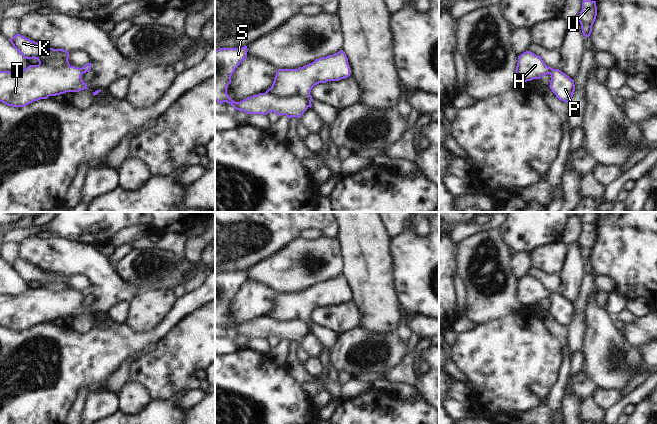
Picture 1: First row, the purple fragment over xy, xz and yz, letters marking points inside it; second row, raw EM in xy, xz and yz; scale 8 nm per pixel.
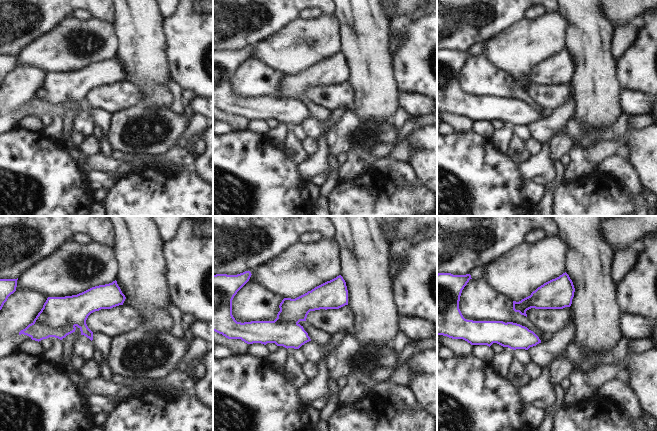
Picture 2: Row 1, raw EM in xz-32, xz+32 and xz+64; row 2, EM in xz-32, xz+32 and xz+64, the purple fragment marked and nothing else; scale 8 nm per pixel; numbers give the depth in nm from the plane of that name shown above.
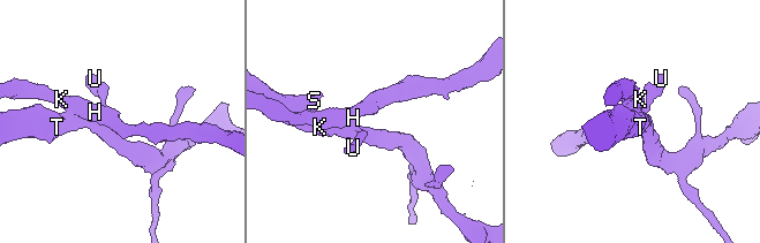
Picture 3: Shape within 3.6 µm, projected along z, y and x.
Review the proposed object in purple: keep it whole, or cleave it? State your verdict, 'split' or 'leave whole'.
split

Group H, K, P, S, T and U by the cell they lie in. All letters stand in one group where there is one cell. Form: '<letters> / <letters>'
H K U / P S T

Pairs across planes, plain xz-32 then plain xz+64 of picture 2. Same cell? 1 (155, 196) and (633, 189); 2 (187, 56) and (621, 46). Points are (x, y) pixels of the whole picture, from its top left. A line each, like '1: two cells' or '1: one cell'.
1: two cells
2: two cells

